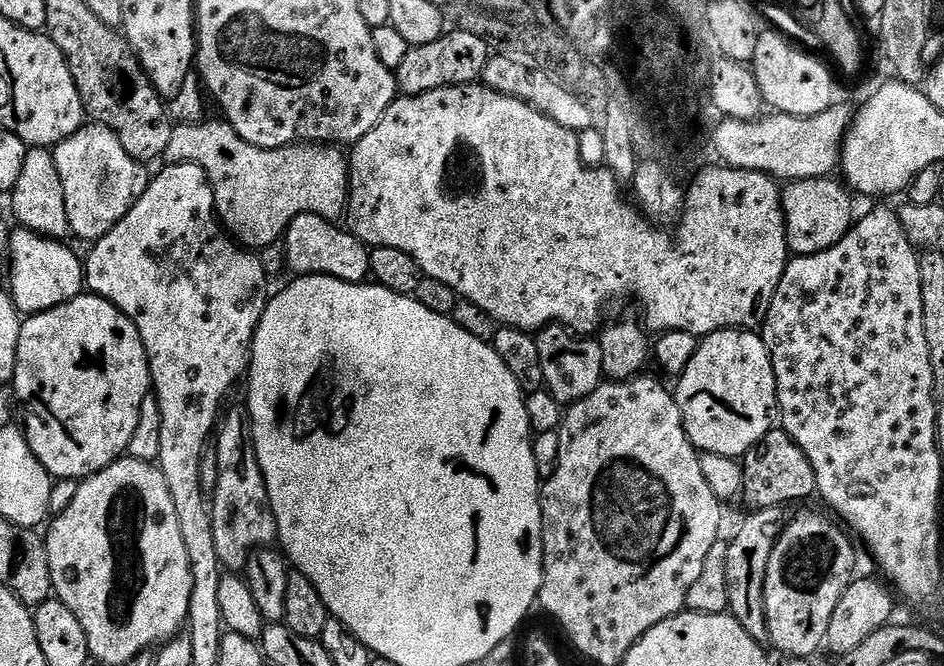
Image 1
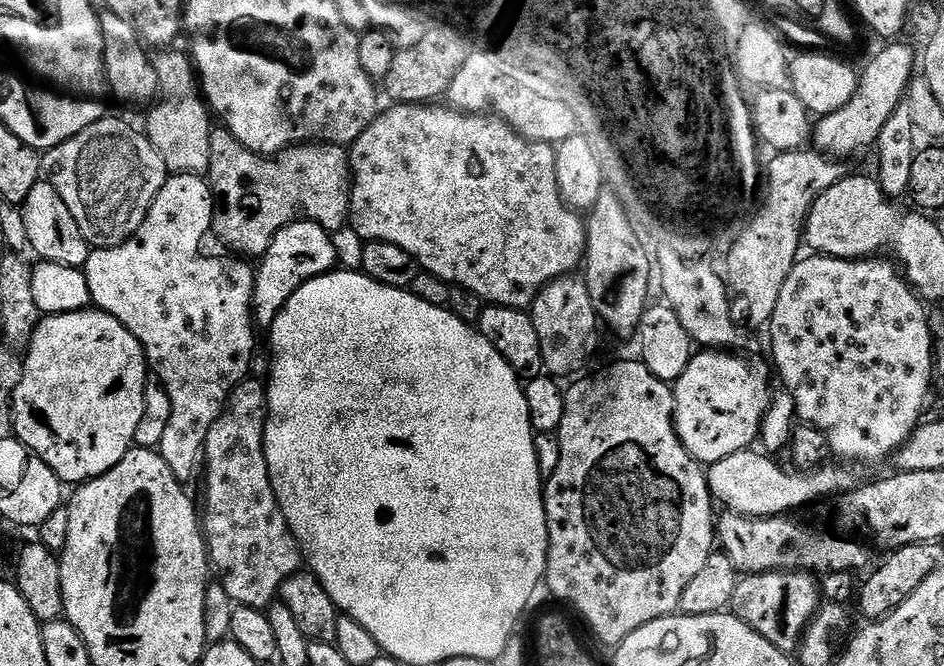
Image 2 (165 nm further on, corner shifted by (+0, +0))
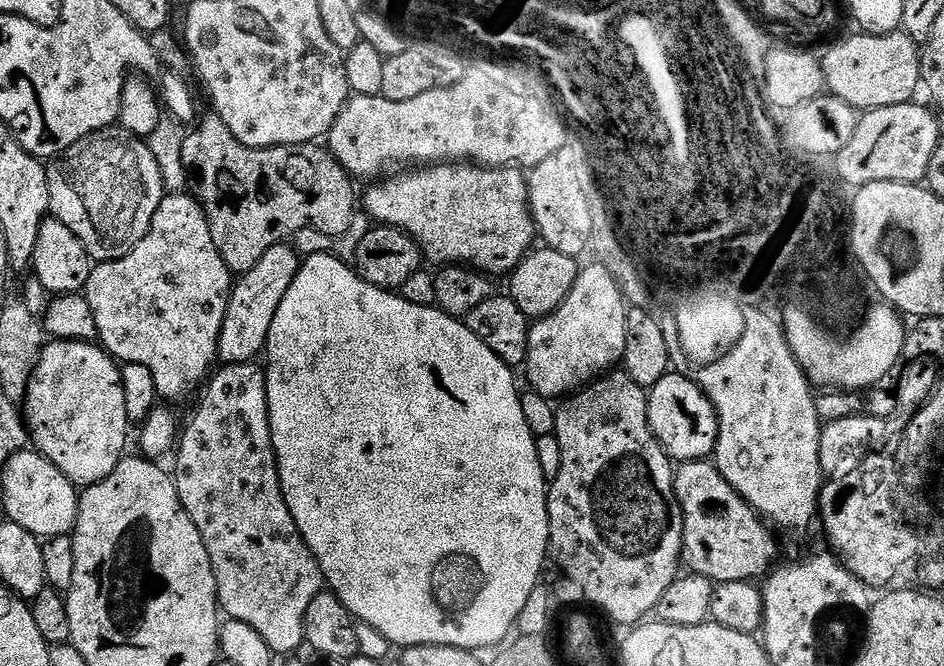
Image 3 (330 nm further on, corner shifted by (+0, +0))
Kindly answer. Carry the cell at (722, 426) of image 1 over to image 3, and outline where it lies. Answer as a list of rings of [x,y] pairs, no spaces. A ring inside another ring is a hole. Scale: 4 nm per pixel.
[[[665,375],[657,384],[653,385],[648,392],[648,427],[652,429],[652,435],[660,441],[660,447],[668,453],[669,457],[676,462],[689,460],[704,460],[713,455],[716,447],[716,411],[712,404],[701,391],[700,385],[695,379],[684,376]]]

